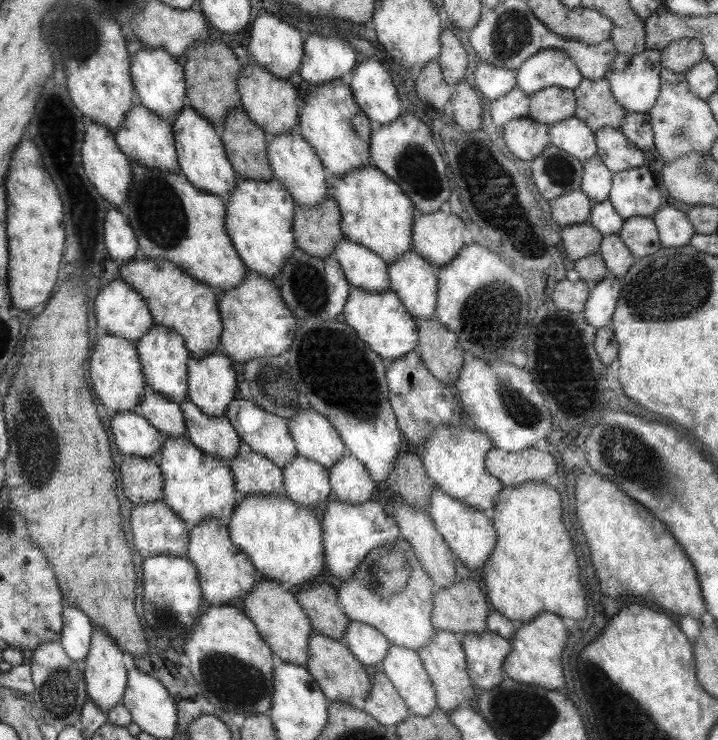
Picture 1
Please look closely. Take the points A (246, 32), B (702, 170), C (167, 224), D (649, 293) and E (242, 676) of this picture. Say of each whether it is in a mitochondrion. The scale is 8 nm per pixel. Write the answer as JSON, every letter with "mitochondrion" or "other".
{"A":"other","B":"mitochondrion","C":"mitochondrion","D":"mitochondrion","E":"mitochondrion"}

